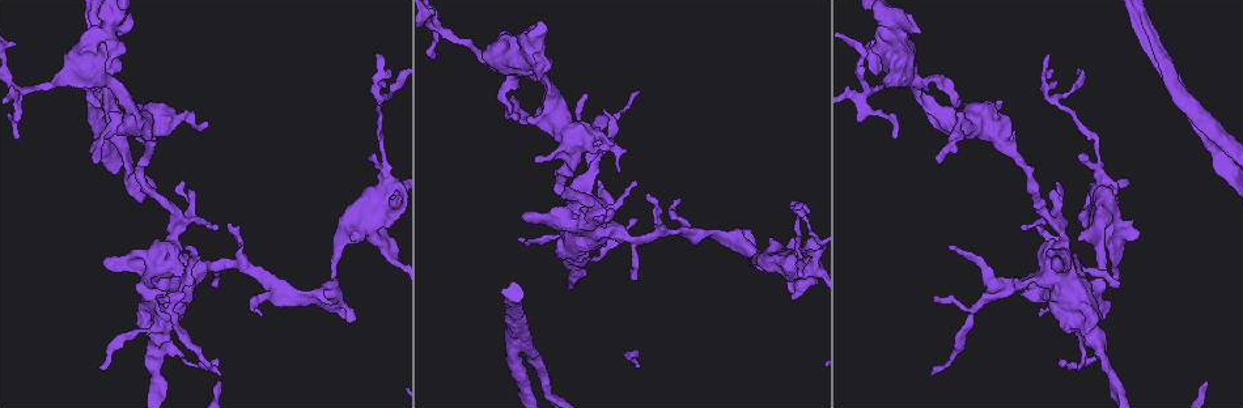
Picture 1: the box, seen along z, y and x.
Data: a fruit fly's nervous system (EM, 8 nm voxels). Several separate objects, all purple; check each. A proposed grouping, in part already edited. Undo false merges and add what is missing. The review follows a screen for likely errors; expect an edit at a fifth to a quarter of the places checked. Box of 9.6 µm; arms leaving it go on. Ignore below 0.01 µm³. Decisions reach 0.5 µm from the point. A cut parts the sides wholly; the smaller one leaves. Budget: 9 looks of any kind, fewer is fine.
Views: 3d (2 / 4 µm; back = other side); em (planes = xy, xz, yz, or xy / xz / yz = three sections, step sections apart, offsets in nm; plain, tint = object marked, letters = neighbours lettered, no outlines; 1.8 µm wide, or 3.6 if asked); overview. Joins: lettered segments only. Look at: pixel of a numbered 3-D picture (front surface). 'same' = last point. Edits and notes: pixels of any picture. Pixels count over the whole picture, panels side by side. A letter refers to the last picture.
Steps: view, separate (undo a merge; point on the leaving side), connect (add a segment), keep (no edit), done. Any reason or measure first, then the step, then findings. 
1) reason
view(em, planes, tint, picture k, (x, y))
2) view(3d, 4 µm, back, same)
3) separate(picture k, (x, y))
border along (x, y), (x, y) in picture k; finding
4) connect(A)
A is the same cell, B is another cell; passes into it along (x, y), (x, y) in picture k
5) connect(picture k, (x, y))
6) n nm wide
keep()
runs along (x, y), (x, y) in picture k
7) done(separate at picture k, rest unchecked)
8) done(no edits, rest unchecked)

calibre changes
view(em, planes, tint, picture 1, (1070, 317))

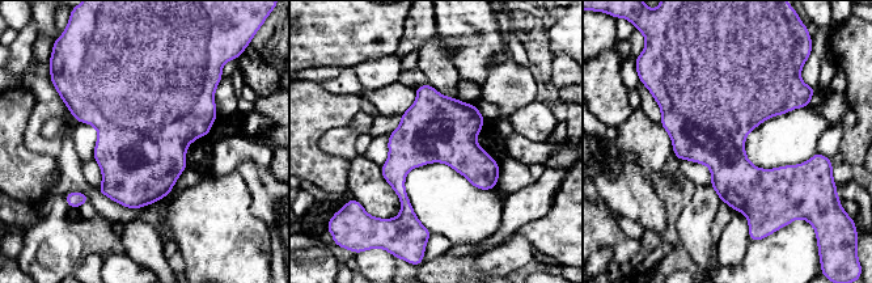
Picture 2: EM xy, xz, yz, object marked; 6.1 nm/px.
what lies round it
view(em, planes, letters, same)

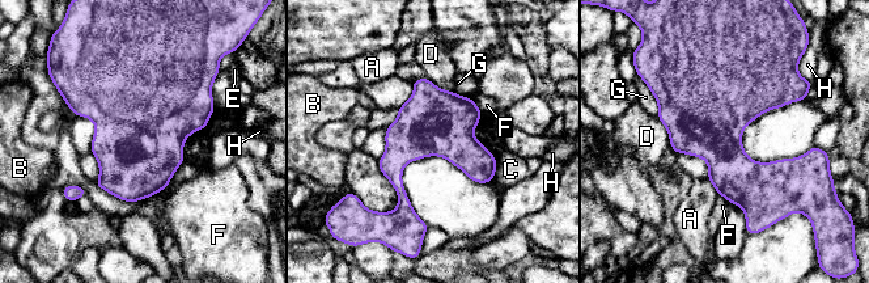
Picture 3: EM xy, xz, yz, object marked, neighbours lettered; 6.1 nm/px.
keep()
A, B, C, D, E, F, G and H are other cells; border along (707, 178), (719, 194) in picture 3; continuous, no second cell

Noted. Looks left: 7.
view(3d, 4 µm, picture 1, (333, 299))

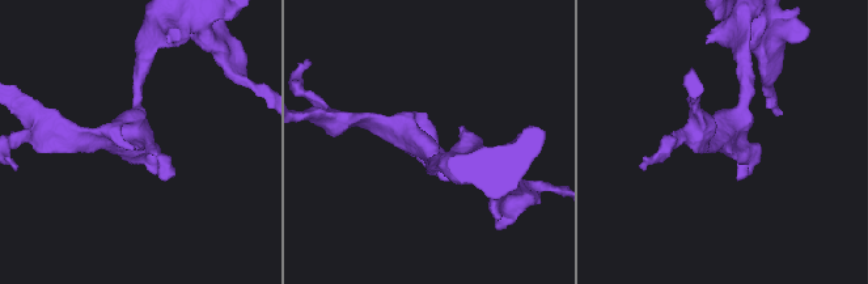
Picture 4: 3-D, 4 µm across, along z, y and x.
shape alone is not enough
view(em, yz, step 4, tint, picture 4, (731, 140))

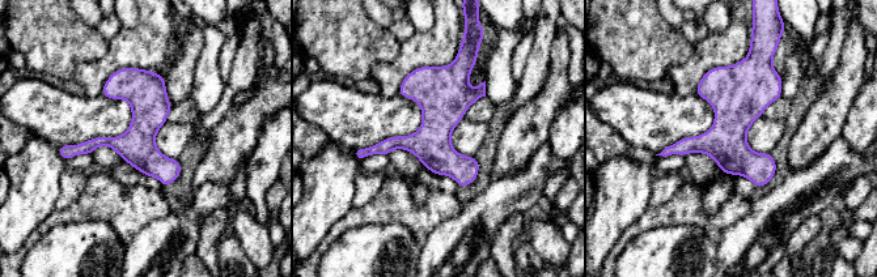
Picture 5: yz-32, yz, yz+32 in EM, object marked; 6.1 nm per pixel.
see the neighbours
view(em, yz, step 4, letters, same)

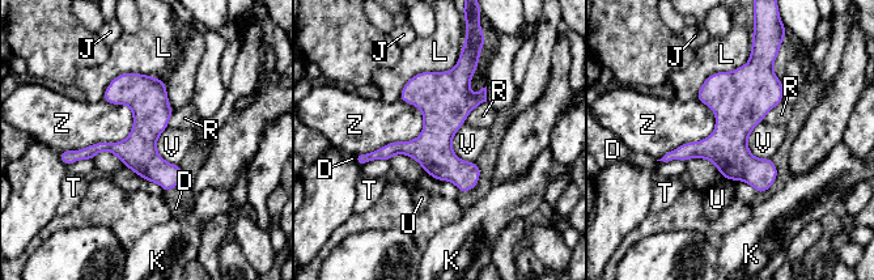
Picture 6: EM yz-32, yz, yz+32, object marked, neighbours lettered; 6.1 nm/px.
Z touches over 550 nm
keep()
D, J, K, L, R, T, U, V and Z are other cells; all the same cell

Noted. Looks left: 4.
thick turns thin
view(3d, 2 µm, picture 1, (1099, 166))

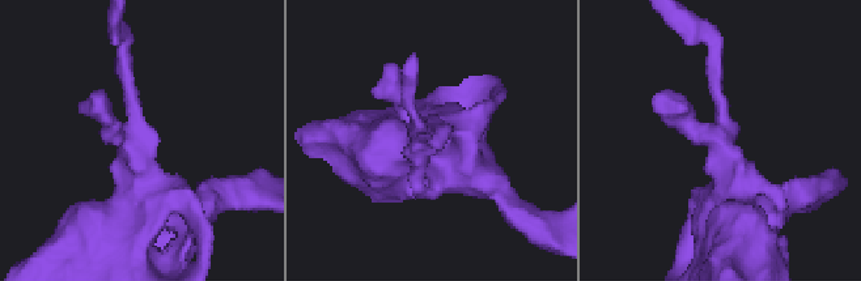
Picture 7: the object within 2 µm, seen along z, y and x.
view(em, 3.6 µm, planes, letters, picture 7, (135, 136))

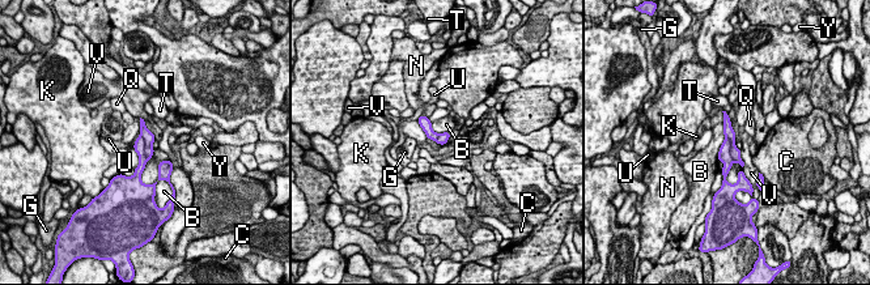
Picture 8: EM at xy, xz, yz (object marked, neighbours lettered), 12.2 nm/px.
separate(picture 8, (729, 132))
B, C, G, K, N, Q, T, U, V and Y are other cells; border along (725, 136), (734, 161) in picture 8; a second cell is stuck on

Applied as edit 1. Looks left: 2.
done(separate at picture 8, rest unchecked)

